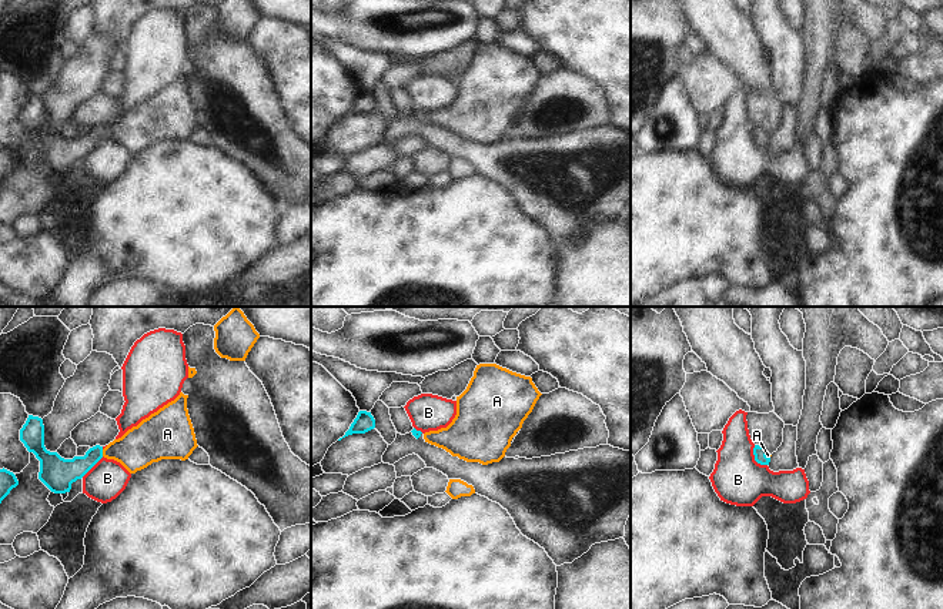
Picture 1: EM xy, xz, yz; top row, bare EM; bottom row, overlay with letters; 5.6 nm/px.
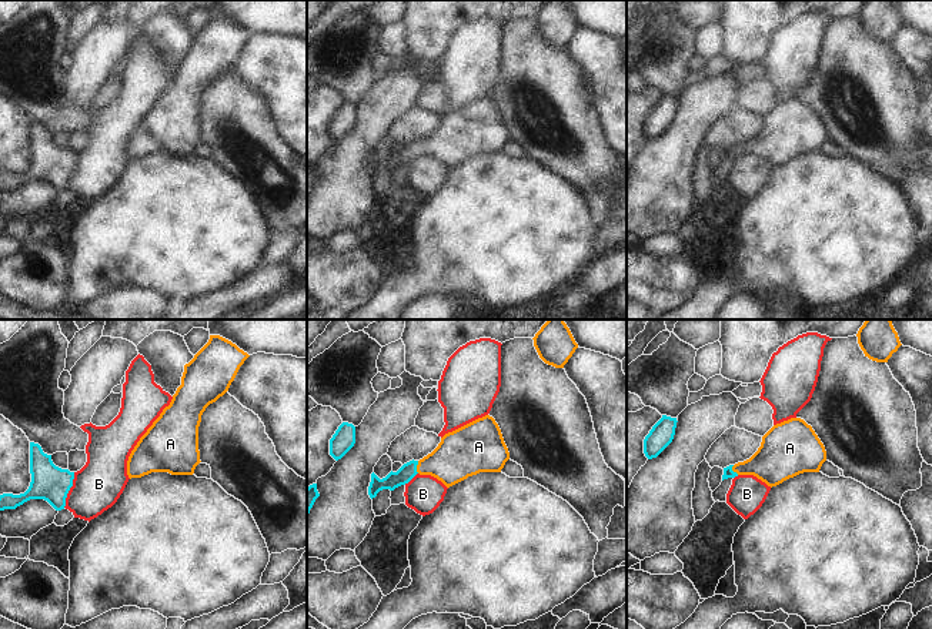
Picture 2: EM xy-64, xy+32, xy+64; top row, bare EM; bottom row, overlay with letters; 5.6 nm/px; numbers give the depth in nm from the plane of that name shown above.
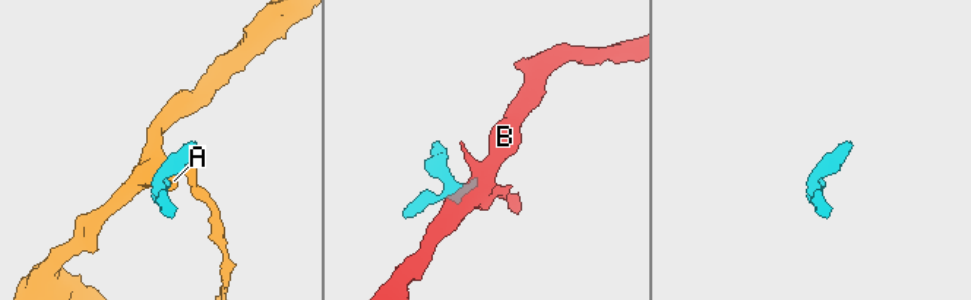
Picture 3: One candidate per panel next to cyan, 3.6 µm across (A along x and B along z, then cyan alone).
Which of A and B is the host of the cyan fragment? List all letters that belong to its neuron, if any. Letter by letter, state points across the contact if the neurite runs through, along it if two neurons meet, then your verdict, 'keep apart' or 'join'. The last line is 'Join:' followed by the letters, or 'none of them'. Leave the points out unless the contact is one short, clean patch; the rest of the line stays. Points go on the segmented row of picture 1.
A: across xy (63, 472), (102, 452), (136, 449), (141, 445) | join
B: along yz (753, 445), (753, 458), (766, 465) | keep apart
Join: A

